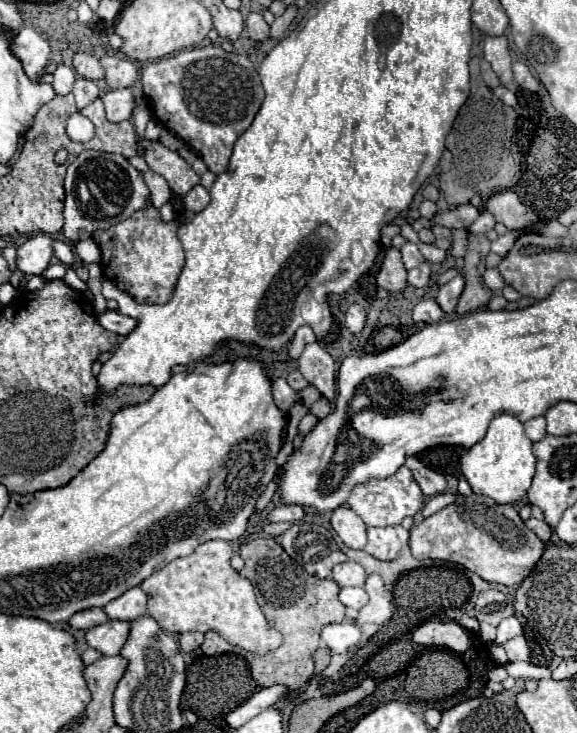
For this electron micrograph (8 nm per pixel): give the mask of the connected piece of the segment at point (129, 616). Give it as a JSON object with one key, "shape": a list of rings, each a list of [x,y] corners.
{"shape":[[[134,586],[130,590],[126,590],[122,596],[118,596],[116,600],[108,602],[104,606],[106,614],[110,620],[136,620],[140,616],[146,614],[146,594],[142,592],[140,586]]]}

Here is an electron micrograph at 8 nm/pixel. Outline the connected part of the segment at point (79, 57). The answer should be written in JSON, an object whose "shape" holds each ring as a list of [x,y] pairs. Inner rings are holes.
{"shape":[[[78,52],[78,54],[74,54],[72,64],[74,64],[76,74],[80,74],[80,76],[84,76],[88,80],[102,80],[104,78],[104,70],[102,70],[98,58],[92,56],[92,54]]]}

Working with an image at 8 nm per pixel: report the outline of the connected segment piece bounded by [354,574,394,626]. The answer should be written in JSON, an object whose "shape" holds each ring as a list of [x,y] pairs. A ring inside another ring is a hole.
{"shape":[[[370,574],[366,578],[366,586],[364,588],[368,592],[370,600],[358,612],[358,616],[356,616],[354,622],[358,626],[362,626],[362,624],[384,624],[386,620],[390,620],[392,618],[392,610],[394,610],[394,602],[388,596],[382,578],[378,574]]]}

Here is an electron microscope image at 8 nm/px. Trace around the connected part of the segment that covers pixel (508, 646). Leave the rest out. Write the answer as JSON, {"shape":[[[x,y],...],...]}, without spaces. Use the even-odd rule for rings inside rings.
{"shape":[[[516,636],[504,644],[504,650],[508,654],[508,662],[529,661],[530,648],[524,636]]]}

